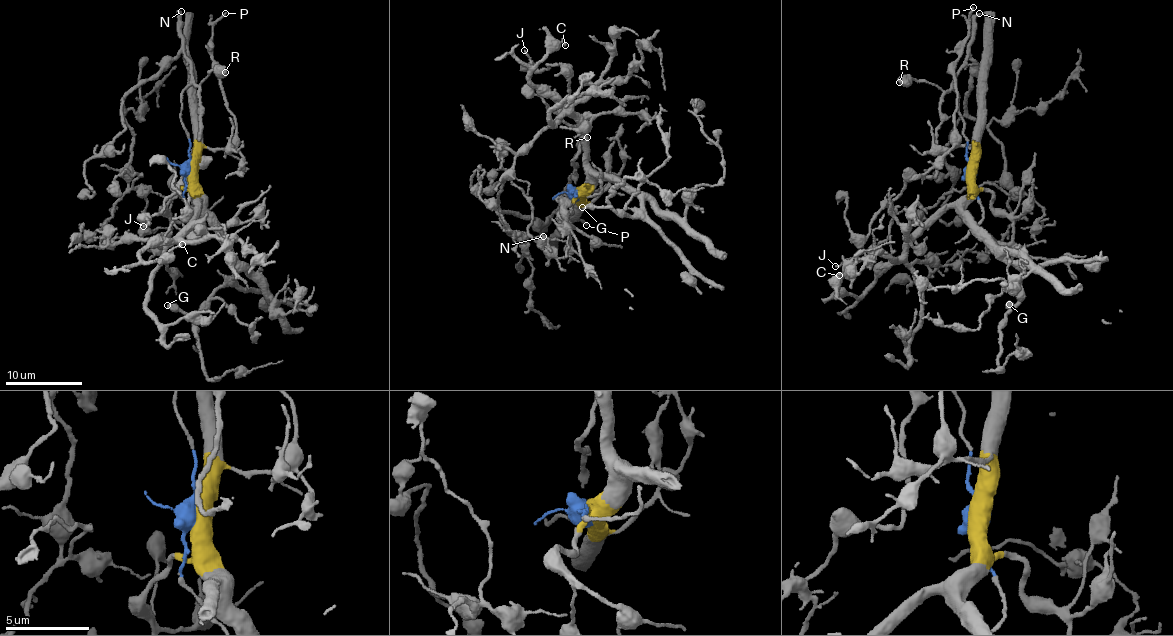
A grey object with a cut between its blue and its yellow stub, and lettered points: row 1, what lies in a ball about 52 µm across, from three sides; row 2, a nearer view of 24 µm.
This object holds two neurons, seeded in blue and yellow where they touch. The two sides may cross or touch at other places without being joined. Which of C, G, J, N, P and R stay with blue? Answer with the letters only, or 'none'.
J, N, R

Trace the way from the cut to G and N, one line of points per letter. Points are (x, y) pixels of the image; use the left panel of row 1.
G: (190, 168), (193, 198), (233, 265), (233, 275), (197, 312), (172, 311), (167, 304)
N: (188, 168), (189, 134), (180, 110), (181, 92), (191, 80), (191, 70), (190, 61), (183, 52), (181, 12)

